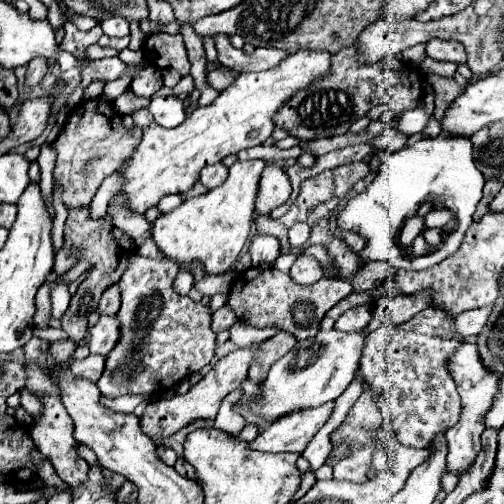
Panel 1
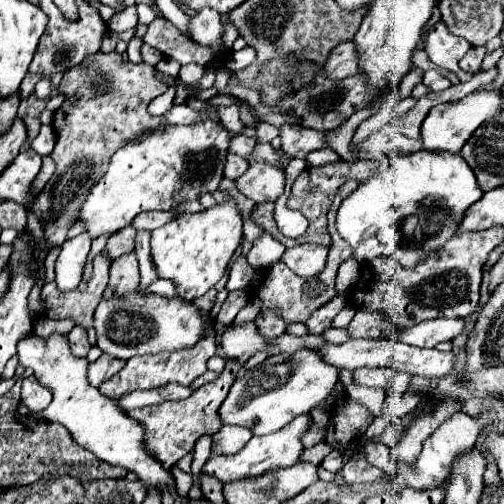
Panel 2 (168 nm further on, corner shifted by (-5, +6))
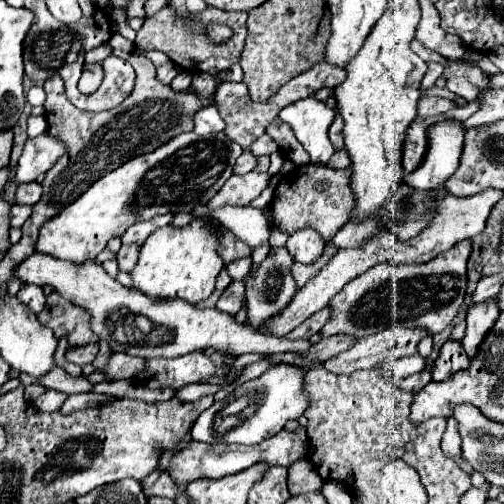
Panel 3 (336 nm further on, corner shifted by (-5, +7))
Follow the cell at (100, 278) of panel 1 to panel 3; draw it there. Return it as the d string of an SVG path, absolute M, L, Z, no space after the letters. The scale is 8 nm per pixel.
M51 293L47 297L45 309L37 315L37 319L53 329L57 337L69 335L69 345L85 345L89 341L97 341L97 335L91 331L89 311L65 301L59 293Z

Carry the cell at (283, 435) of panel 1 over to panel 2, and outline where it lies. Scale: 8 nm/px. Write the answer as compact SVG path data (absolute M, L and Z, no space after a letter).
M309 416L295 418L293 422L289 422L289 426L283 426L281 430L277 430L273 434L267 434L265 438L251 438L247 442L247 446L239 454L235 454L235 456L229 456L229 458L211 456L205 462L205 466L201 468L201 472L207 474L207 476L217 478L221 484L229 484L229 482L235 482L235 480L257 478L257 476L263 476L263 474L267 474L271 470L289 468L289 466L293 466L293 464L299 462L299 456L303 452L301 436L305 434L305 430L307 430L309 424L311 424L311 418Z

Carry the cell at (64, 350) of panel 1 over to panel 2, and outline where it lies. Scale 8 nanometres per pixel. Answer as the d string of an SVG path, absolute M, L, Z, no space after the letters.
M75 326L75 328L71 330L71 334L69 334L69 342L71 342L71 350L73 350L73 354L75 354L77 358L85 358L85 356L87 356L91 344L89 344L89 340L87 340L87 330L85 330L85 328Z

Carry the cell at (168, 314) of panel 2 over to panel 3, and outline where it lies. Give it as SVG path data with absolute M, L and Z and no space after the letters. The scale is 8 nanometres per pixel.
M35 253L33 257L27 257L15 273L27 283L41 287L51 285L71 303L85 307L91 313L91 329L97 333L99 339L109 343L111 351L121 351L141 359L171 359L205 349L213 349L233 357L245 353L263 353L273 357L279 353L305 353L311 349L311 341L307 339L291 341L287 337L269 335L257 331L249 323L239 323L233 315L221 313L217 309L201 309L197 305L189 305L187 301L153 301L153 297L137 293L137 289L123 287L119 281L111 279L101 265L95 265L91 261L73 263Z

